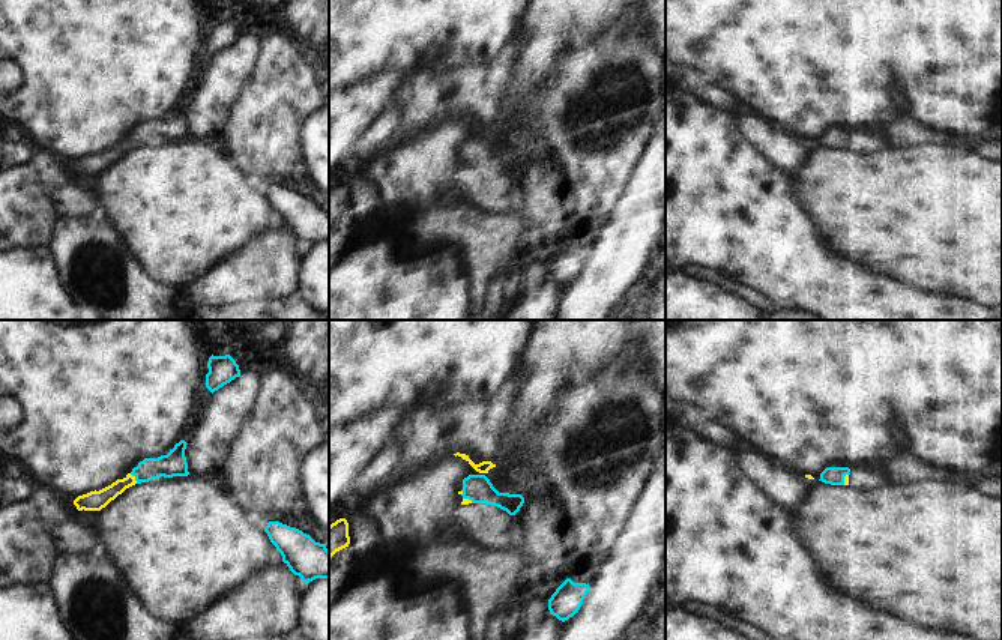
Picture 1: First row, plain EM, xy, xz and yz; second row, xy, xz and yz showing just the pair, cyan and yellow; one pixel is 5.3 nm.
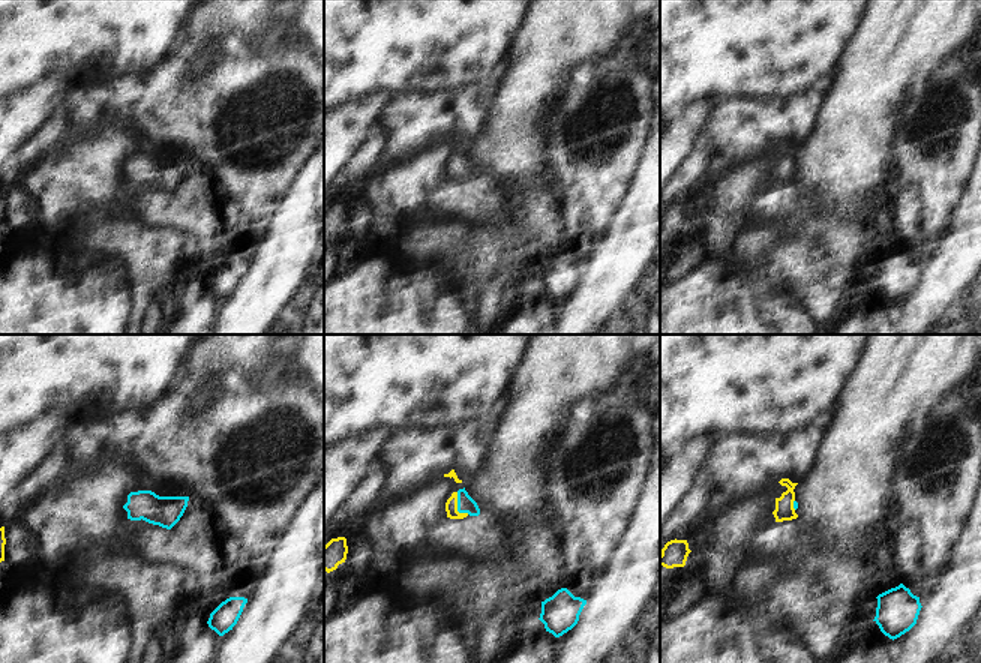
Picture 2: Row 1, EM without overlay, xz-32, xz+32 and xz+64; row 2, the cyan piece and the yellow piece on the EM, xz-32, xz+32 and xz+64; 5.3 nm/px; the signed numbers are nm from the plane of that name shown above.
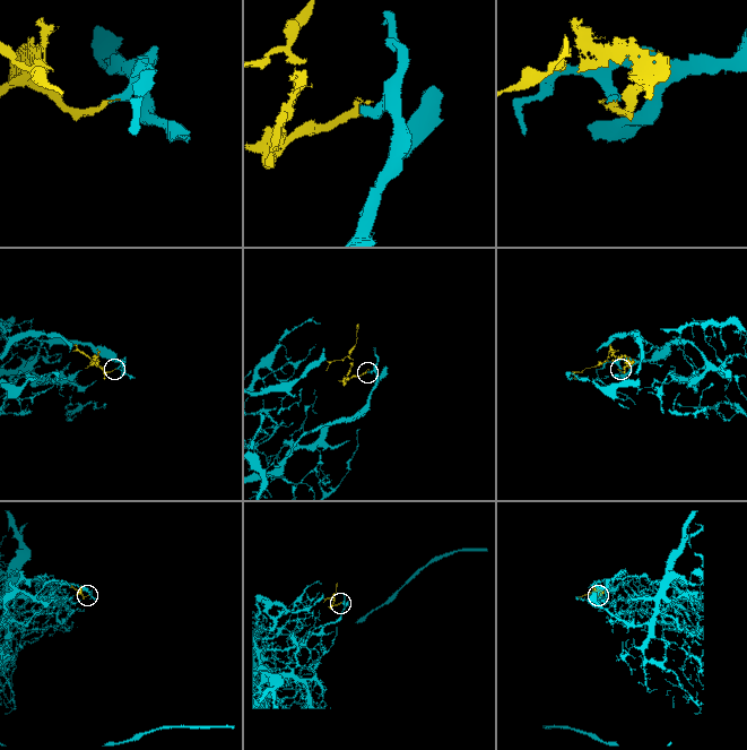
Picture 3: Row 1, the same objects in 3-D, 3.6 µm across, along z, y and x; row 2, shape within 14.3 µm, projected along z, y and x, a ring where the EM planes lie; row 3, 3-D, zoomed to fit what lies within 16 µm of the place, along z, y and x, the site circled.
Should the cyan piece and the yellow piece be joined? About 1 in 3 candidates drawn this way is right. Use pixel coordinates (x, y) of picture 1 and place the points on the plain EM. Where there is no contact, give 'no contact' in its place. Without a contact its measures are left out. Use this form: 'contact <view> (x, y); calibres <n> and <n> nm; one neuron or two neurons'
contact xy (135, 141); calibres 130 and 110 nm; one neuron

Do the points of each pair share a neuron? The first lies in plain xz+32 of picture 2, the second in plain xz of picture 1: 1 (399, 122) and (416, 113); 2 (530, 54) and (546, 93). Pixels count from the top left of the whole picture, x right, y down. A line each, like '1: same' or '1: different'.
1: same
2: different

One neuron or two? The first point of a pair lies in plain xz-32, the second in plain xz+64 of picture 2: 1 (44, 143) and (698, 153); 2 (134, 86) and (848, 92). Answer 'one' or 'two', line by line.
1: one
2: two

